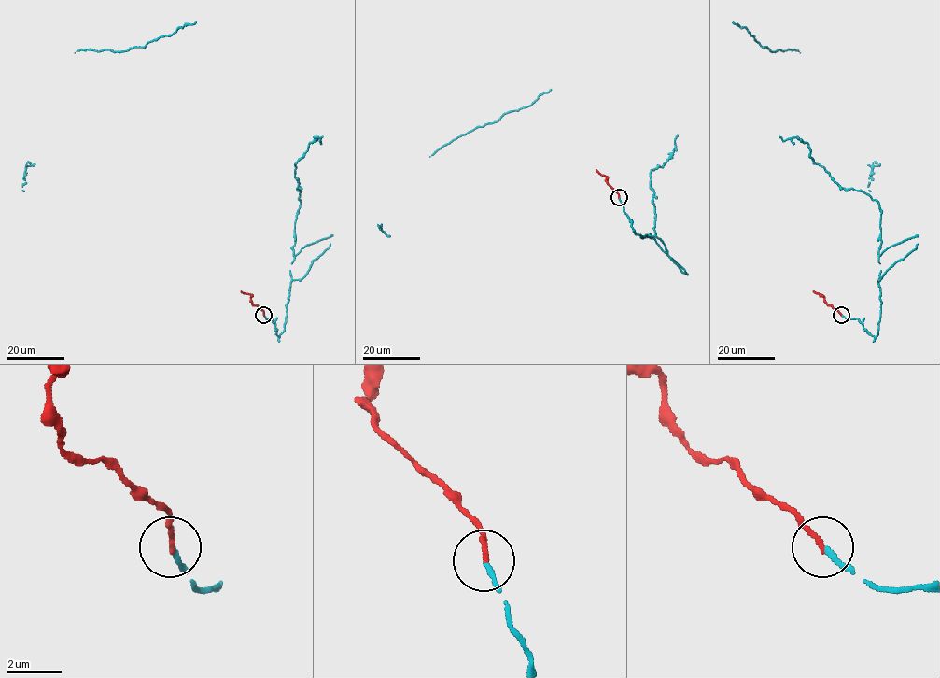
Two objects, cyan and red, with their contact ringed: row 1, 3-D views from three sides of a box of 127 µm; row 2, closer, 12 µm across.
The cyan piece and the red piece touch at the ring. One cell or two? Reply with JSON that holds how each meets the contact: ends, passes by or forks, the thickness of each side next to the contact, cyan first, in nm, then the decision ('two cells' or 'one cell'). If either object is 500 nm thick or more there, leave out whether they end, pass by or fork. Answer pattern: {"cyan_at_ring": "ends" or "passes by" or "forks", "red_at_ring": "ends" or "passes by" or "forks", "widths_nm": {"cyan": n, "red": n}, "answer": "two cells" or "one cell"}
{"cyan_at_ring": "ends", "red_at_ring": "ends", "widths_nm": {"cyan": 180, "red": 190}, "answer": "one cell"}

